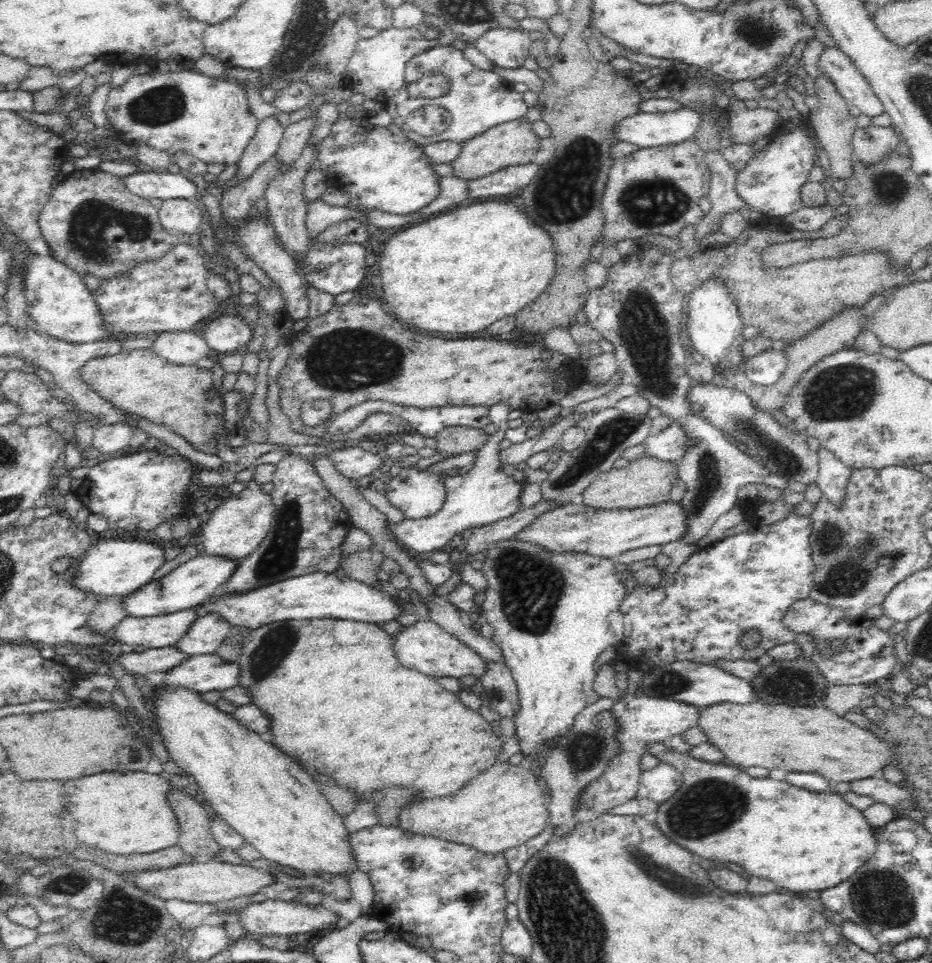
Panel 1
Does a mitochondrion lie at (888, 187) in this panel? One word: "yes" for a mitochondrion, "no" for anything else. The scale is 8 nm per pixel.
yes

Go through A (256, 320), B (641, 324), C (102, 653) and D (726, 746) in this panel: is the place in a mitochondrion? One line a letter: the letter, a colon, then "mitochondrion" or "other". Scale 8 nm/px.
A: other
B: mitochondrion
C: other
D: other

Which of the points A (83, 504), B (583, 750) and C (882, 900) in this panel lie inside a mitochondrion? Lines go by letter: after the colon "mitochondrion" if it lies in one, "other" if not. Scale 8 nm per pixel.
A: other
B: mitochondrion
C: mitochondrion

